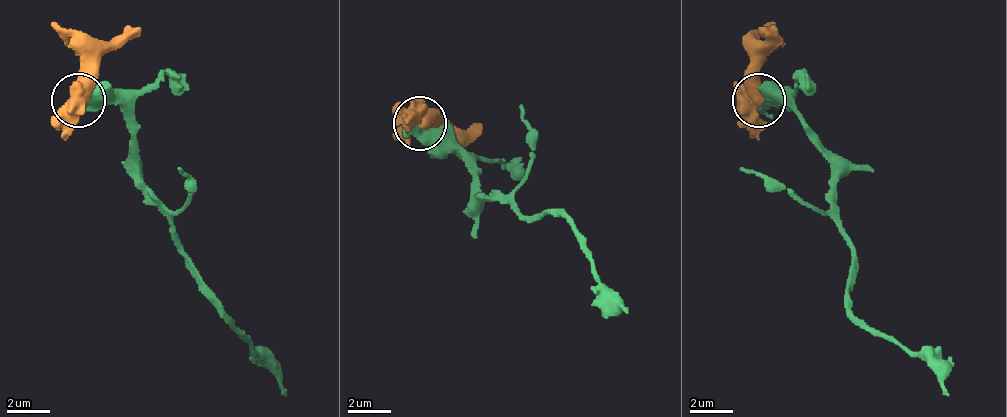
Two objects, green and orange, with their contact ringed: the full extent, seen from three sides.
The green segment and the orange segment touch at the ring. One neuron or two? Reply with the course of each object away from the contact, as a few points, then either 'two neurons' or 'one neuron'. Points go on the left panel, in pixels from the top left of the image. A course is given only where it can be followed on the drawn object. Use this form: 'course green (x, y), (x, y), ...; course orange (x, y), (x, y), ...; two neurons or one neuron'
course green (74, 104), (117, 104), (133, 120), (138, 190), (181, 249), (219, 313), (256, 350), (288, 393); course orange (79, 99), (90, 67), (138, 29); two neurons

